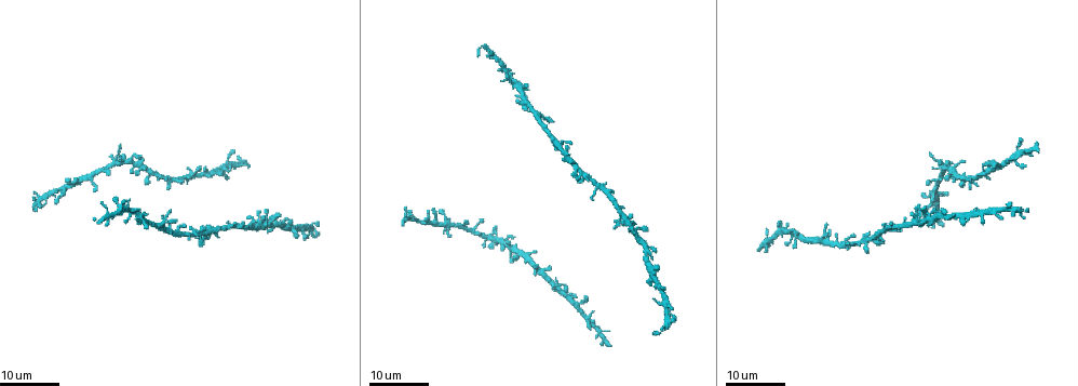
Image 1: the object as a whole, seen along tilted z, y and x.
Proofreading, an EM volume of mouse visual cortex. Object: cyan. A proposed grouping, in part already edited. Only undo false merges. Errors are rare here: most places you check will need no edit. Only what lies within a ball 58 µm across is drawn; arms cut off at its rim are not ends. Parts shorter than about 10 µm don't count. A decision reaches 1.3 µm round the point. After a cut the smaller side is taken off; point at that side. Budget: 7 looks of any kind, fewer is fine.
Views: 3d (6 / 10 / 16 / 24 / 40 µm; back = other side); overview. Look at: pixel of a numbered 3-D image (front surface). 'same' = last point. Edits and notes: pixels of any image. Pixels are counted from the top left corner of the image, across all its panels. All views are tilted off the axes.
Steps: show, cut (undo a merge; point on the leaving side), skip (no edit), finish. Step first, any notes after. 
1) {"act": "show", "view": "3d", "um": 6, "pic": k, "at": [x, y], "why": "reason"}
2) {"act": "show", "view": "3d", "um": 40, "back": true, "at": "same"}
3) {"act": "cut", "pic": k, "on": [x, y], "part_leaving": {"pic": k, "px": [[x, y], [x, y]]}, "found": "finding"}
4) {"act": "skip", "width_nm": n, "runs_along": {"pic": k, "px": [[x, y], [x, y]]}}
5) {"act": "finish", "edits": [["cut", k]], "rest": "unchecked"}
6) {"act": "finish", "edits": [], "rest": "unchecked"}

{"act": "show", "view": "3d", "um": 16, "pic": 1, "at": [64, 186], "why": "two arms in line, one across"}

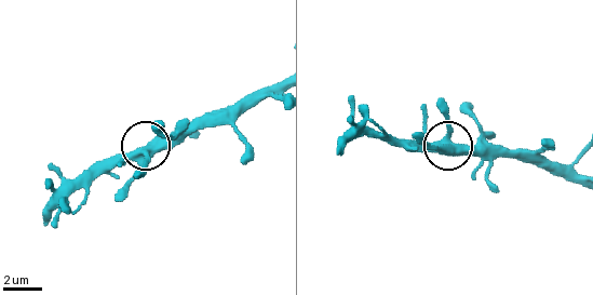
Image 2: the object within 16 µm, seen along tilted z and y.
{"act": "show", "view": "3d", "um": 10, "pic": 2, "at": [150, 144]}

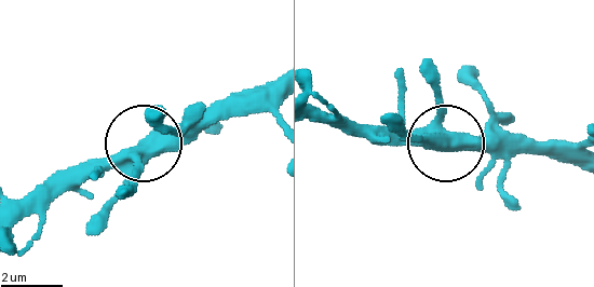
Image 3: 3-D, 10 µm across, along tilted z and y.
{"act": "skip", "arms": 3, "found": "all the same cell"}

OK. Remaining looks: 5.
{"act": "show", "view": "3d", "um": 16, "pic": 1, "at": [526, 101], "why": "thick turns thin"}

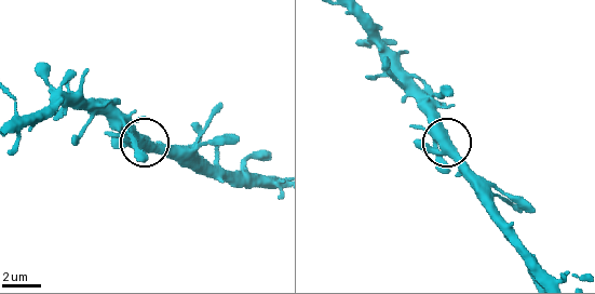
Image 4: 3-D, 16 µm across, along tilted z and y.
{"act": "show", "view": "3d", "um": 10, "pic": 4, "at": [141, 141]}

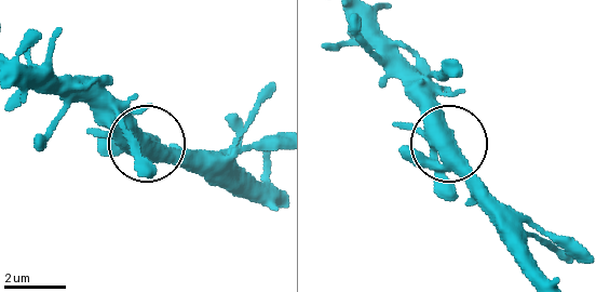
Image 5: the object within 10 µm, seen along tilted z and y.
{"act": "skip", "found": "one cell here"}

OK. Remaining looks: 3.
{"act": "show", "view": "3d", "um": 24, "pic": 1, "at": [906, 222], "why": "four-way junction"}

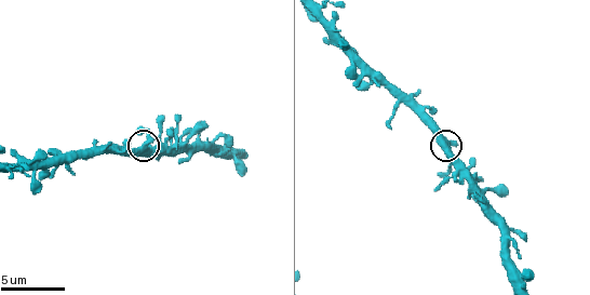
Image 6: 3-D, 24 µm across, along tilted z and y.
{"act": "show", "view": "3d", "um": 10, "pic": 6, "at": [144, 148]}

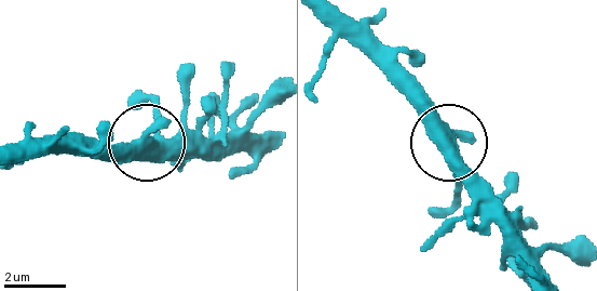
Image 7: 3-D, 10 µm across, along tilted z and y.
{"act": "show", "view": "3d", "um": 6, "pic": 7, "at": [152, 145]}

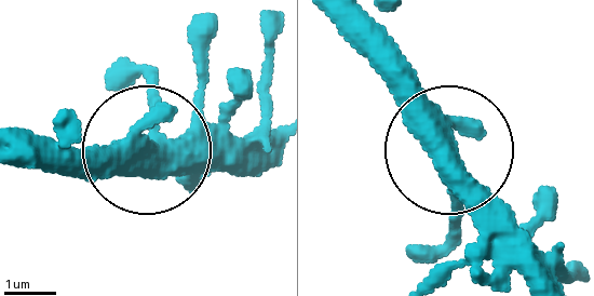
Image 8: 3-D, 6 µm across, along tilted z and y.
{"act": "skip", "arms": 4, "found": "all the same cell"}

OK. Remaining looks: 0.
{"act": "finish", "edits": [], "rest": "unchecked"}

